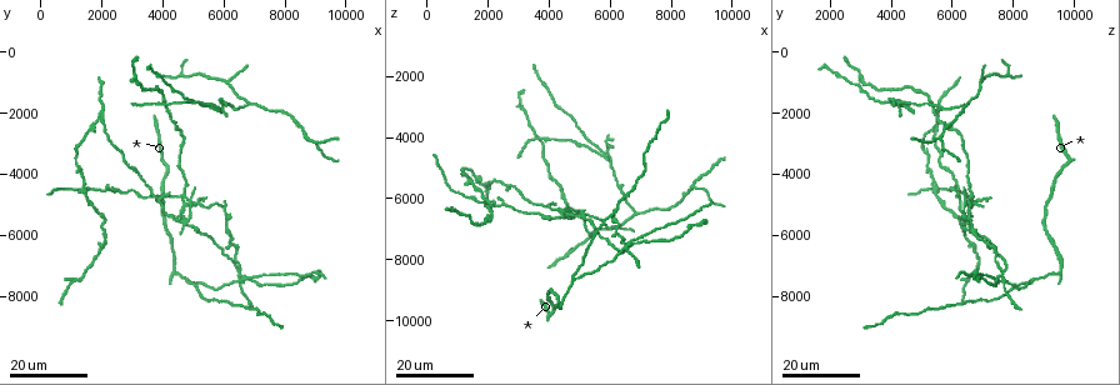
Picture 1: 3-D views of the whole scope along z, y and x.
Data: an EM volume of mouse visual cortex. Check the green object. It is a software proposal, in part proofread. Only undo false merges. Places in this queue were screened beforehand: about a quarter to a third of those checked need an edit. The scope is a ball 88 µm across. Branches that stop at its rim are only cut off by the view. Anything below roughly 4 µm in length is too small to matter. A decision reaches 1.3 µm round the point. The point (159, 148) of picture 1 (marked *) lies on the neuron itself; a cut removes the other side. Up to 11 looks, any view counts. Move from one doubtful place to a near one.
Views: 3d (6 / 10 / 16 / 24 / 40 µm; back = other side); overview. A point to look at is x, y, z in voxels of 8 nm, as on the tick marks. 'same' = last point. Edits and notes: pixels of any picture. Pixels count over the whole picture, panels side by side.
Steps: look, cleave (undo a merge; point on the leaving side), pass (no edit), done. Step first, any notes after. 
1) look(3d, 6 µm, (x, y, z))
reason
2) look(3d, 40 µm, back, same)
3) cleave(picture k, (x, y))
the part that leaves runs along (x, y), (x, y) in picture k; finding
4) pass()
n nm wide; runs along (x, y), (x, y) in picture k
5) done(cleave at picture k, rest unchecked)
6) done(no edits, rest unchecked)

look(3d, 16 µm, (8800, 2900, 5700))
three arms meet

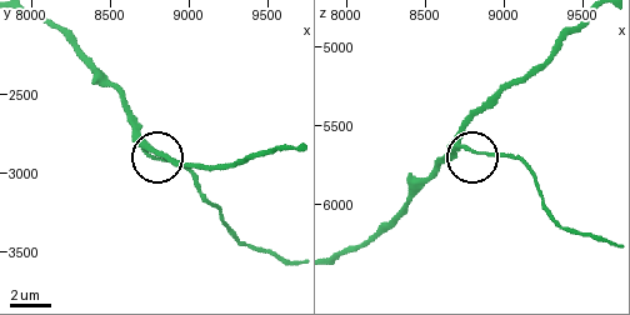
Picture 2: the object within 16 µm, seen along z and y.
look(3d, 6 µm, (8720, 2800, 5580))

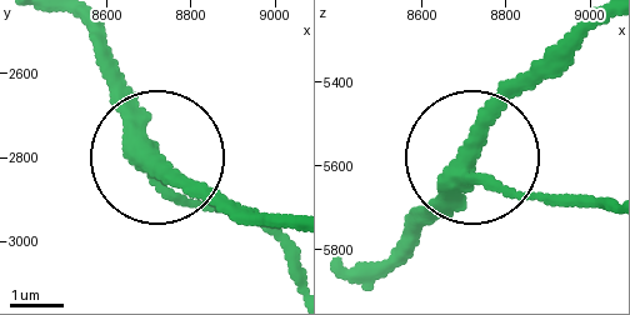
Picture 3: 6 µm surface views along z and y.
pass()
side arm 12 µm; runs along (395, 253), (489, 119), (579, 29) in picture 3; continuous, no second neuron

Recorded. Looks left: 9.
look(3d, 16 µm, (5400, 900, 7100))
sudden change in width

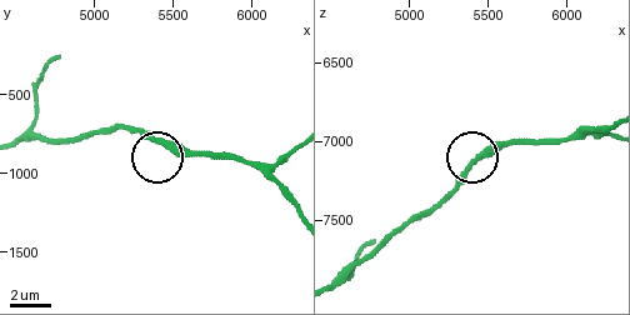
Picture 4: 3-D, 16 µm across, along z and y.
look(3d, 6 µm, (5400, 800, 7140))
zoom in

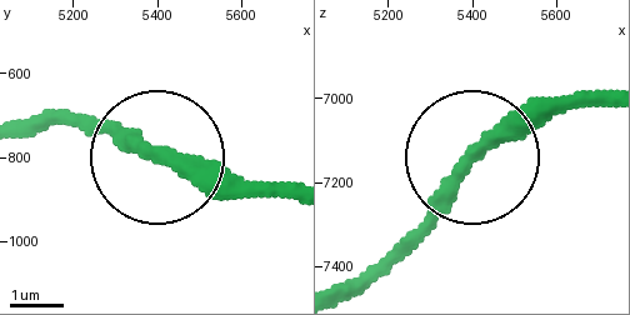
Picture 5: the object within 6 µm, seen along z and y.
pass()
runs along (291, 198), (198, 189), (161, 158), (81, 126) in picture 5; continuous, no second neuron

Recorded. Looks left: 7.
look(3d, 24 µm, (6100, 900, 6900))
three arms meet

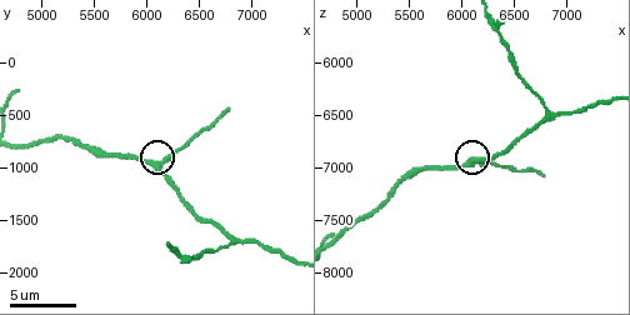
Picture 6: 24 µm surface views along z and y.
look(3d, 6 µm, (6140, 960, 6920))

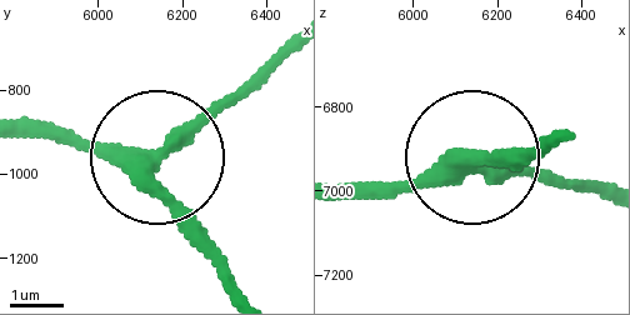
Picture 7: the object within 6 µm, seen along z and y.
pass()
runs along (564, 138), (470, 160), (600, 188) in picture 7; continuous, no second neuron

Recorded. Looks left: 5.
look(3d, 6 µm, (6880, 1700, 6520))
side arm on a straight run

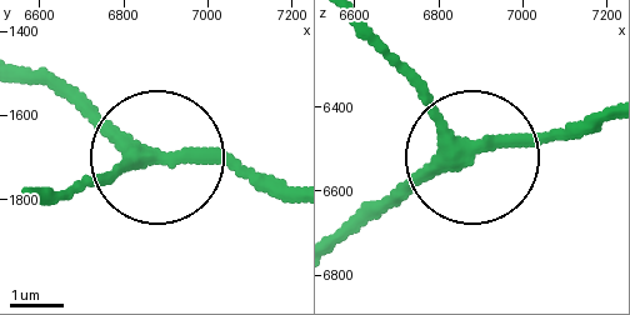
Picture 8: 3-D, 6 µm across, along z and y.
pass()
270 nm wide; runs along (38, 205), (145, 155), (50, 75) in picture 8; continuous, no second neuron

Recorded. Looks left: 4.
look(3d, 16 µm, (6400, 1900, 5800))
side arm on a straight run

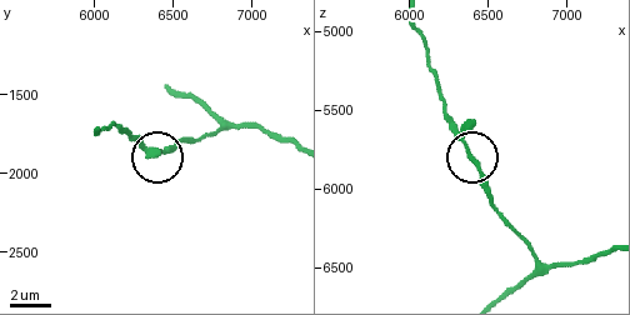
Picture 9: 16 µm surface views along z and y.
look(3d, 6 µm, same)
closer look

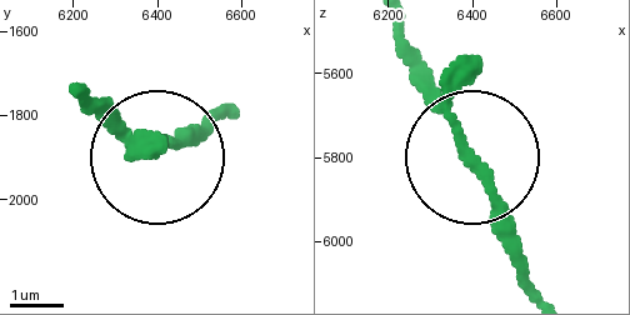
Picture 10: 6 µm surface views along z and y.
cleave(picture 10, (90, 98))
the part that leaves runs along (438, 103), (406, 66), (401, 26) in picture 10; two neurons meet here

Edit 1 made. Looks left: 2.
done(cleave at picture 10, rest unchecked)

